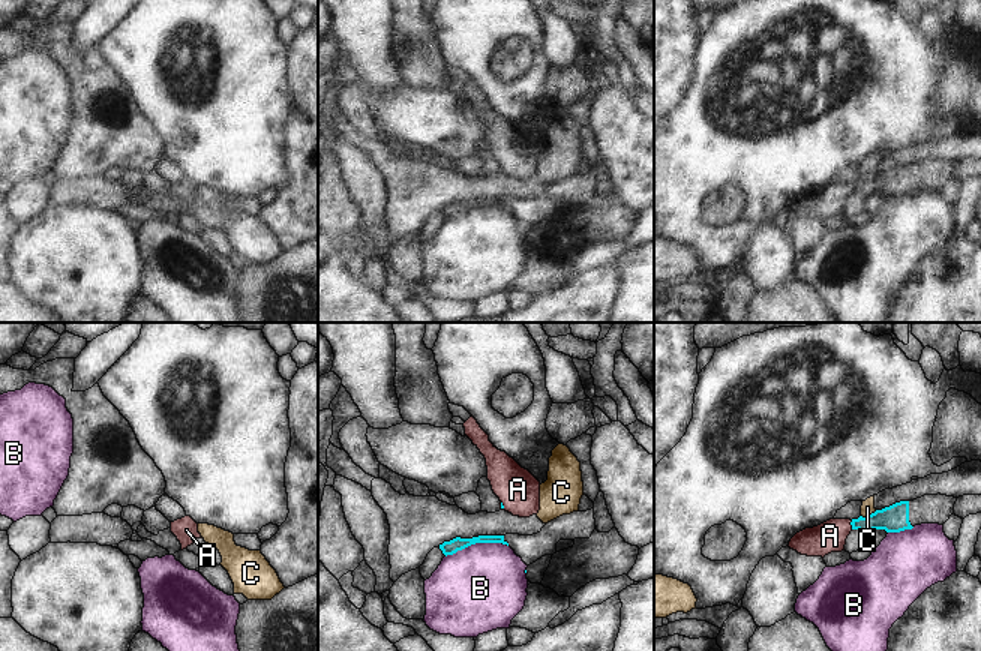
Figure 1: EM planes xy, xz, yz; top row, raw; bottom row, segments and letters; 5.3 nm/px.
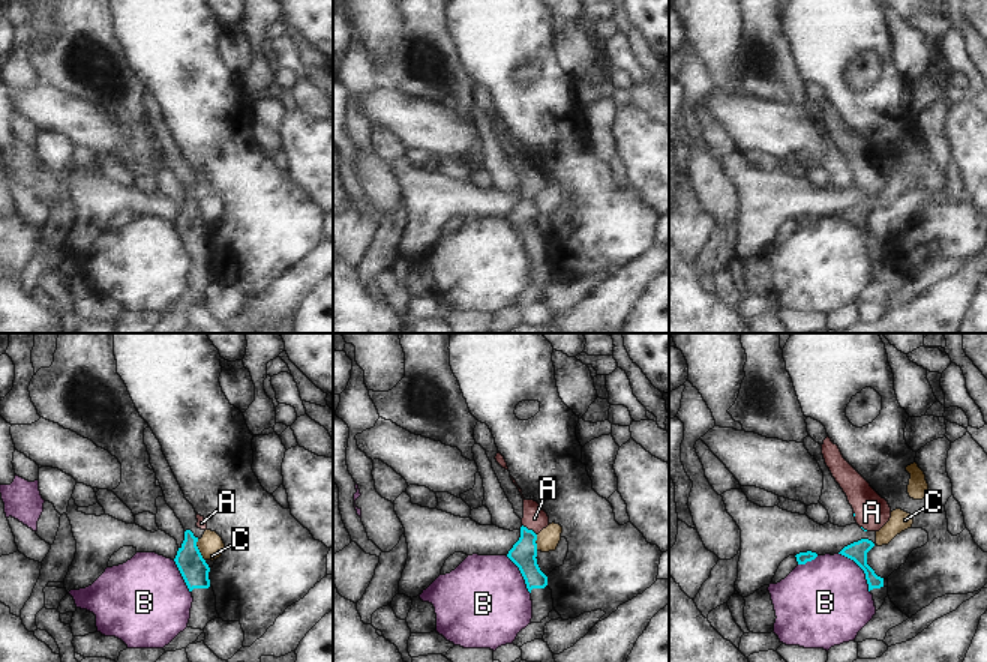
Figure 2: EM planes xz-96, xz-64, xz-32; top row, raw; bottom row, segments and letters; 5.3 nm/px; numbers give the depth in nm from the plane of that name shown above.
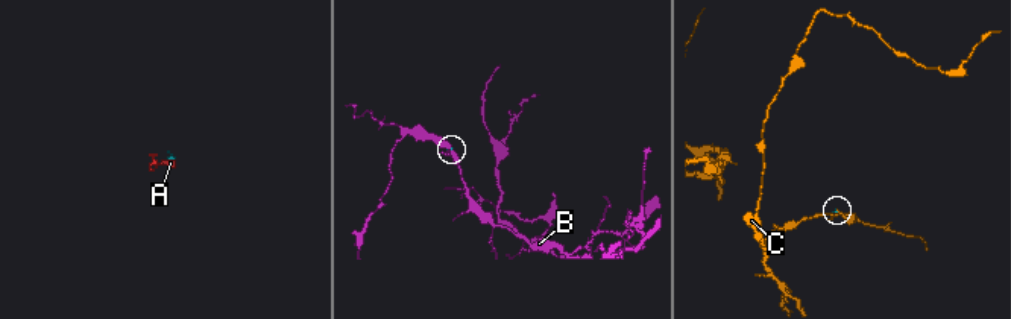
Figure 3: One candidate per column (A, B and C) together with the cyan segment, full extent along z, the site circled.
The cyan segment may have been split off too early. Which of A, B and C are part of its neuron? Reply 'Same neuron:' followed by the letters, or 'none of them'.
Same neuron: A

